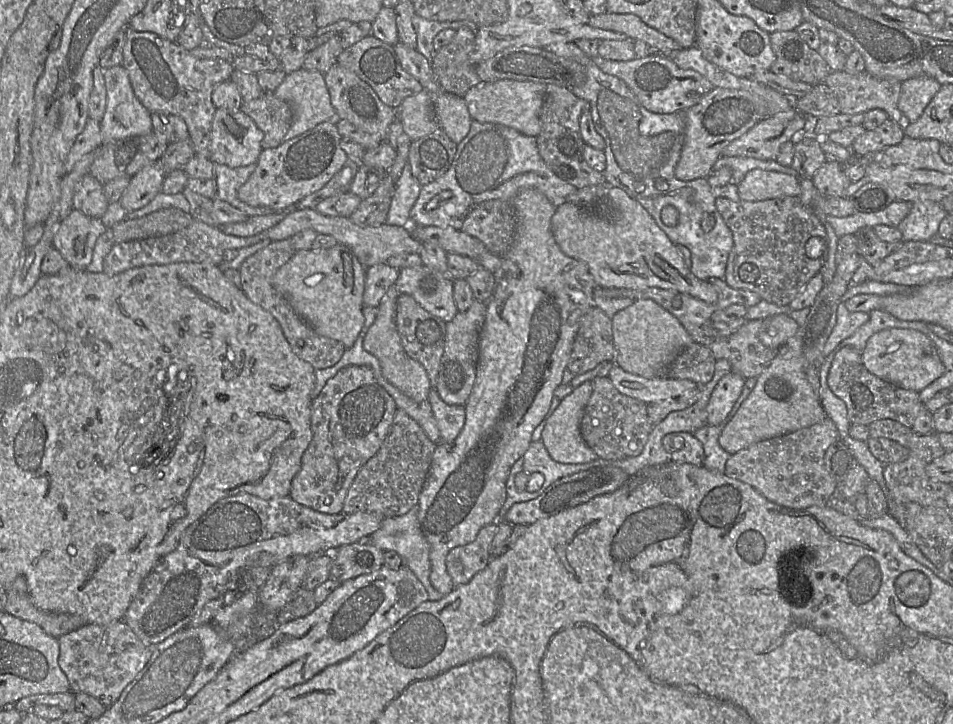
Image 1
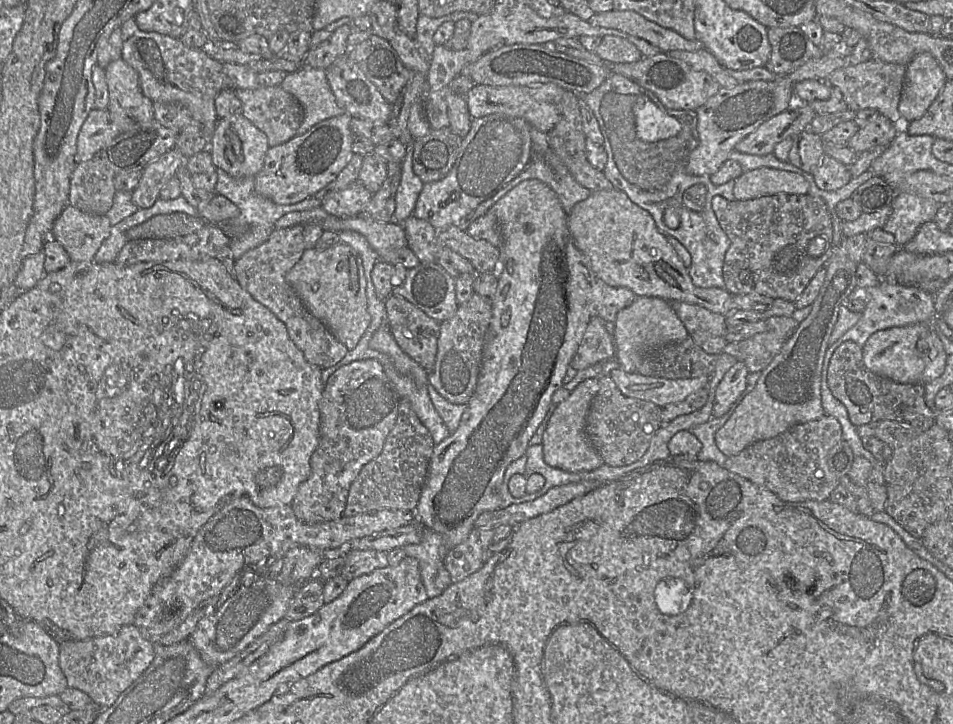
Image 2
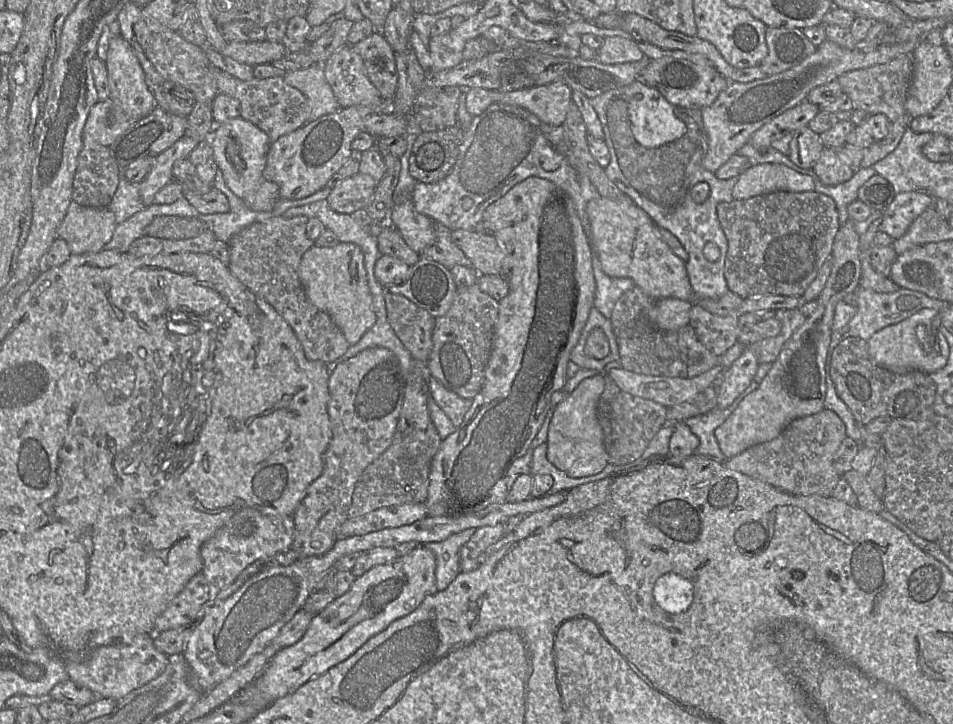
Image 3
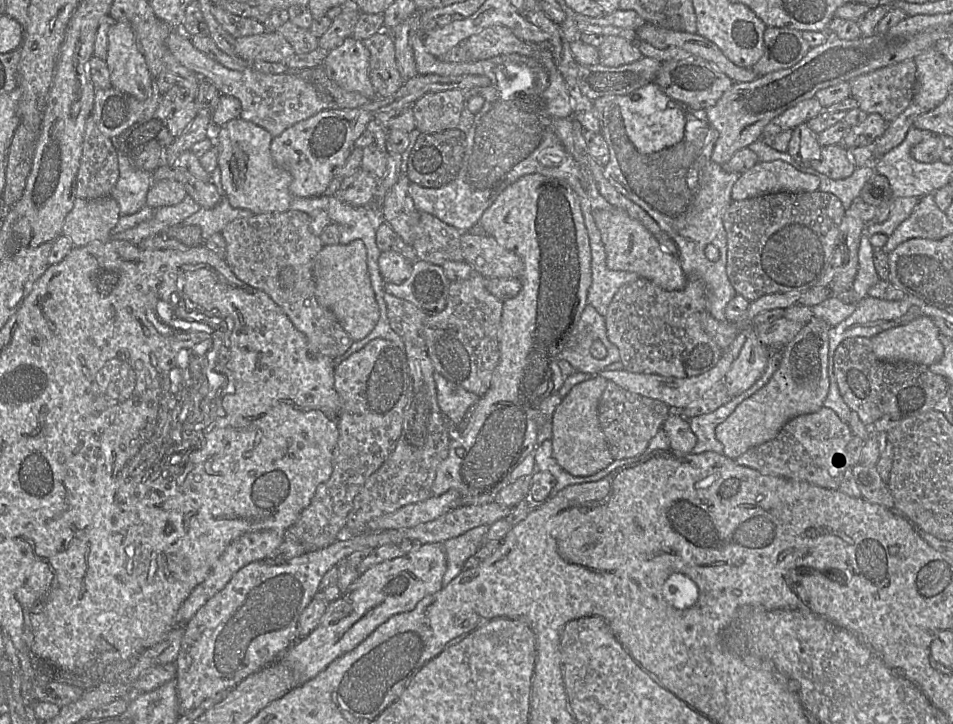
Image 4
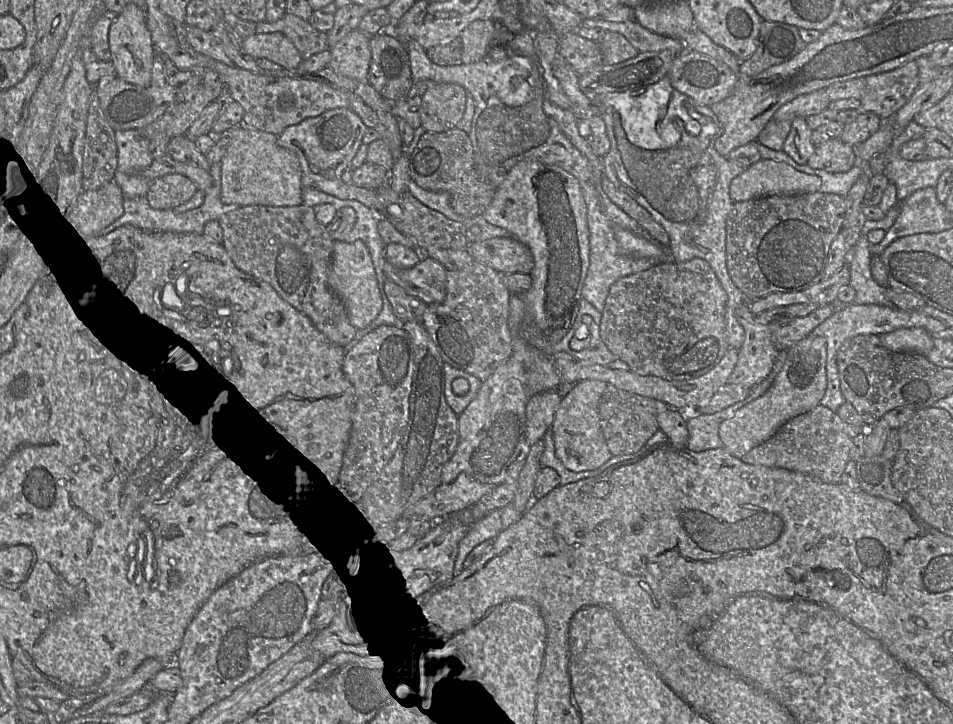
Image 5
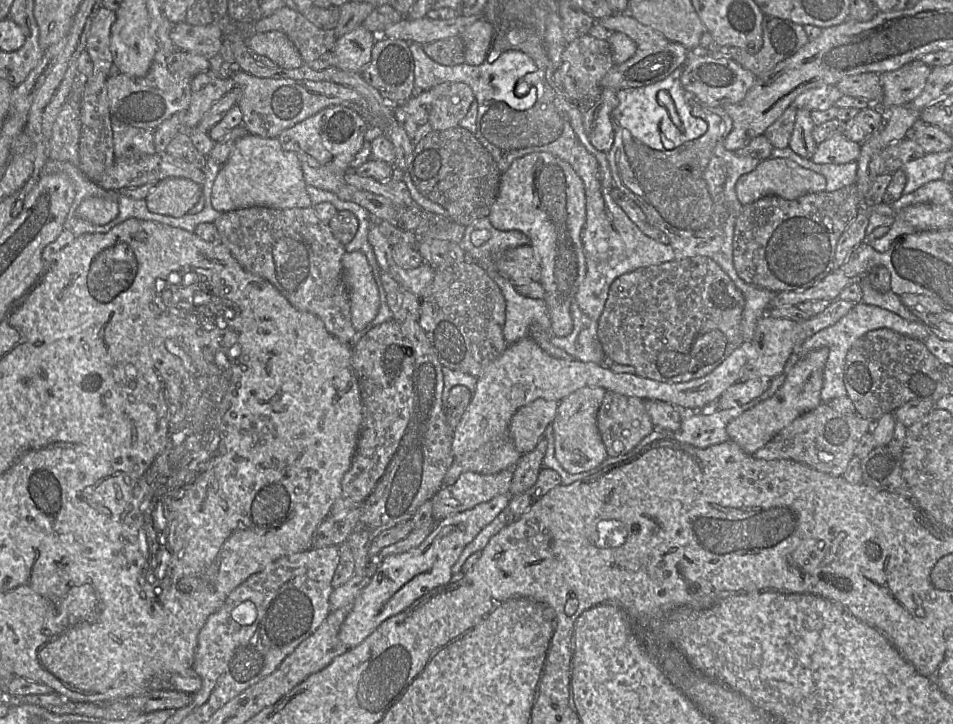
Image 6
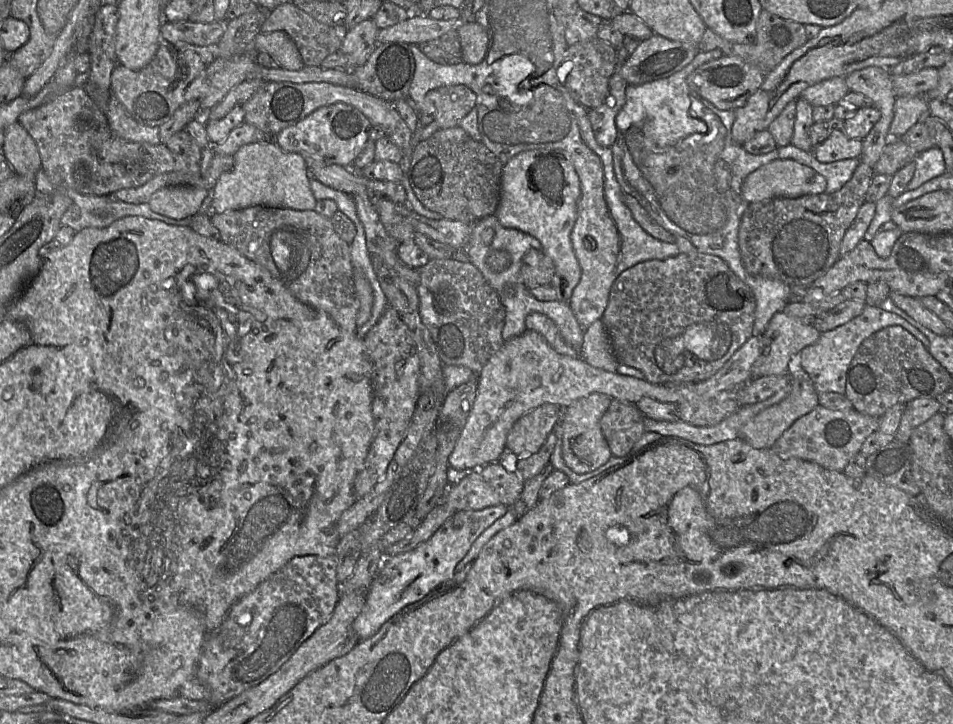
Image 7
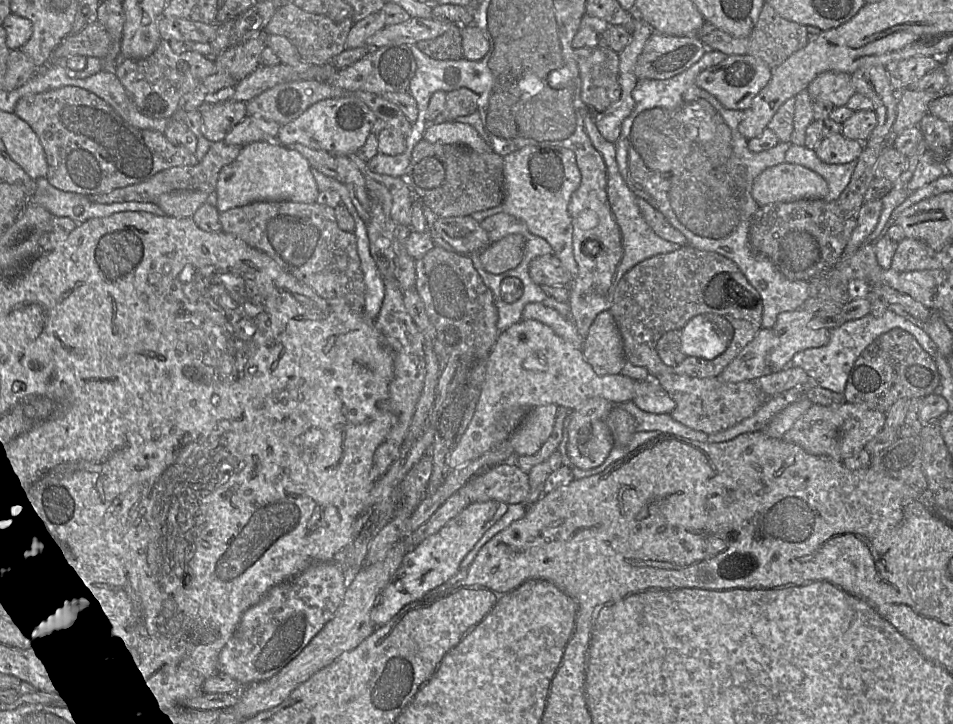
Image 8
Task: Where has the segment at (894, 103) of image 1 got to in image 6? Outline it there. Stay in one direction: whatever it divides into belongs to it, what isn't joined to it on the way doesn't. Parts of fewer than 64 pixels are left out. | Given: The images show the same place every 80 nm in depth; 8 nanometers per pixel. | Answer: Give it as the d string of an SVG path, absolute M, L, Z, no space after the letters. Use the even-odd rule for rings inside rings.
M918 59L897 70L879 74L883 88L880 108L885 111L910 104L923 91L931 71L931 67Z

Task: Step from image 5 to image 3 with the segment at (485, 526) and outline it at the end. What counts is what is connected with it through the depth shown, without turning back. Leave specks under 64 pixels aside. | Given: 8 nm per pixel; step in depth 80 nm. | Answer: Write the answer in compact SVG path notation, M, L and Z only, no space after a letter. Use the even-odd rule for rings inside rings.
M469 528L453 534L443 541L422 545L432 551L435 557L437 591L446 589L460 572L459 551L476 529Z

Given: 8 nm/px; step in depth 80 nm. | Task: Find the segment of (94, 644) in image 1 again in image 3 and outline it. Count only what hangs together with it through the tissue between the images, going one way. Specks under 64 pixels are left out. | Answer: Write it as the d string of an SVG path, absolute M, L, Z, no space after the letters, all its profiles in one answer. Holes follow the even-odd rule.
M138 634L131 642L101 646L94 649L81 662L65 663L68 679L77 686L87 688L96 698L118 701L131 691L157 678L168 665L166 655L159 652L150 634Z

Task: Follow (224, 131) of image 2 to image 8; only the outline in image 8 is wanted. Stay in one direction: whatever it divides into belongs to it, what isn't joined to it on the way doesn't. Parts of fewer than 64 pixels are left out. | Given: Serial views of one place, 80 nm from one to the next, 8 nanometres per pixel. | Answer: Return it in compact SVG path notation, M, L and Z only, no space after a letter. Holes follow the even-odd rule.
M258 141L243 147L236 159L221 169L216 186L216 208L225 212L256 201L314 203L318 194L310 164L299 152L281 145L279 141Z

